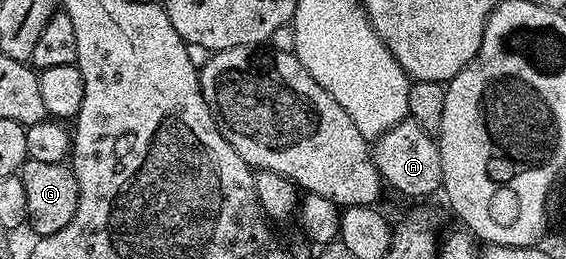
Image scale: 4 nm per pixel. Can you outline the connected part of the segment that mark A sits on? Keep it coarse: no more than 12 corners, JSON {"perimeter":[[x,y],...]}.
{"perimeter":[[411,118],[378,136],[373,161],[405,196],[442,191],[438,141]]}

